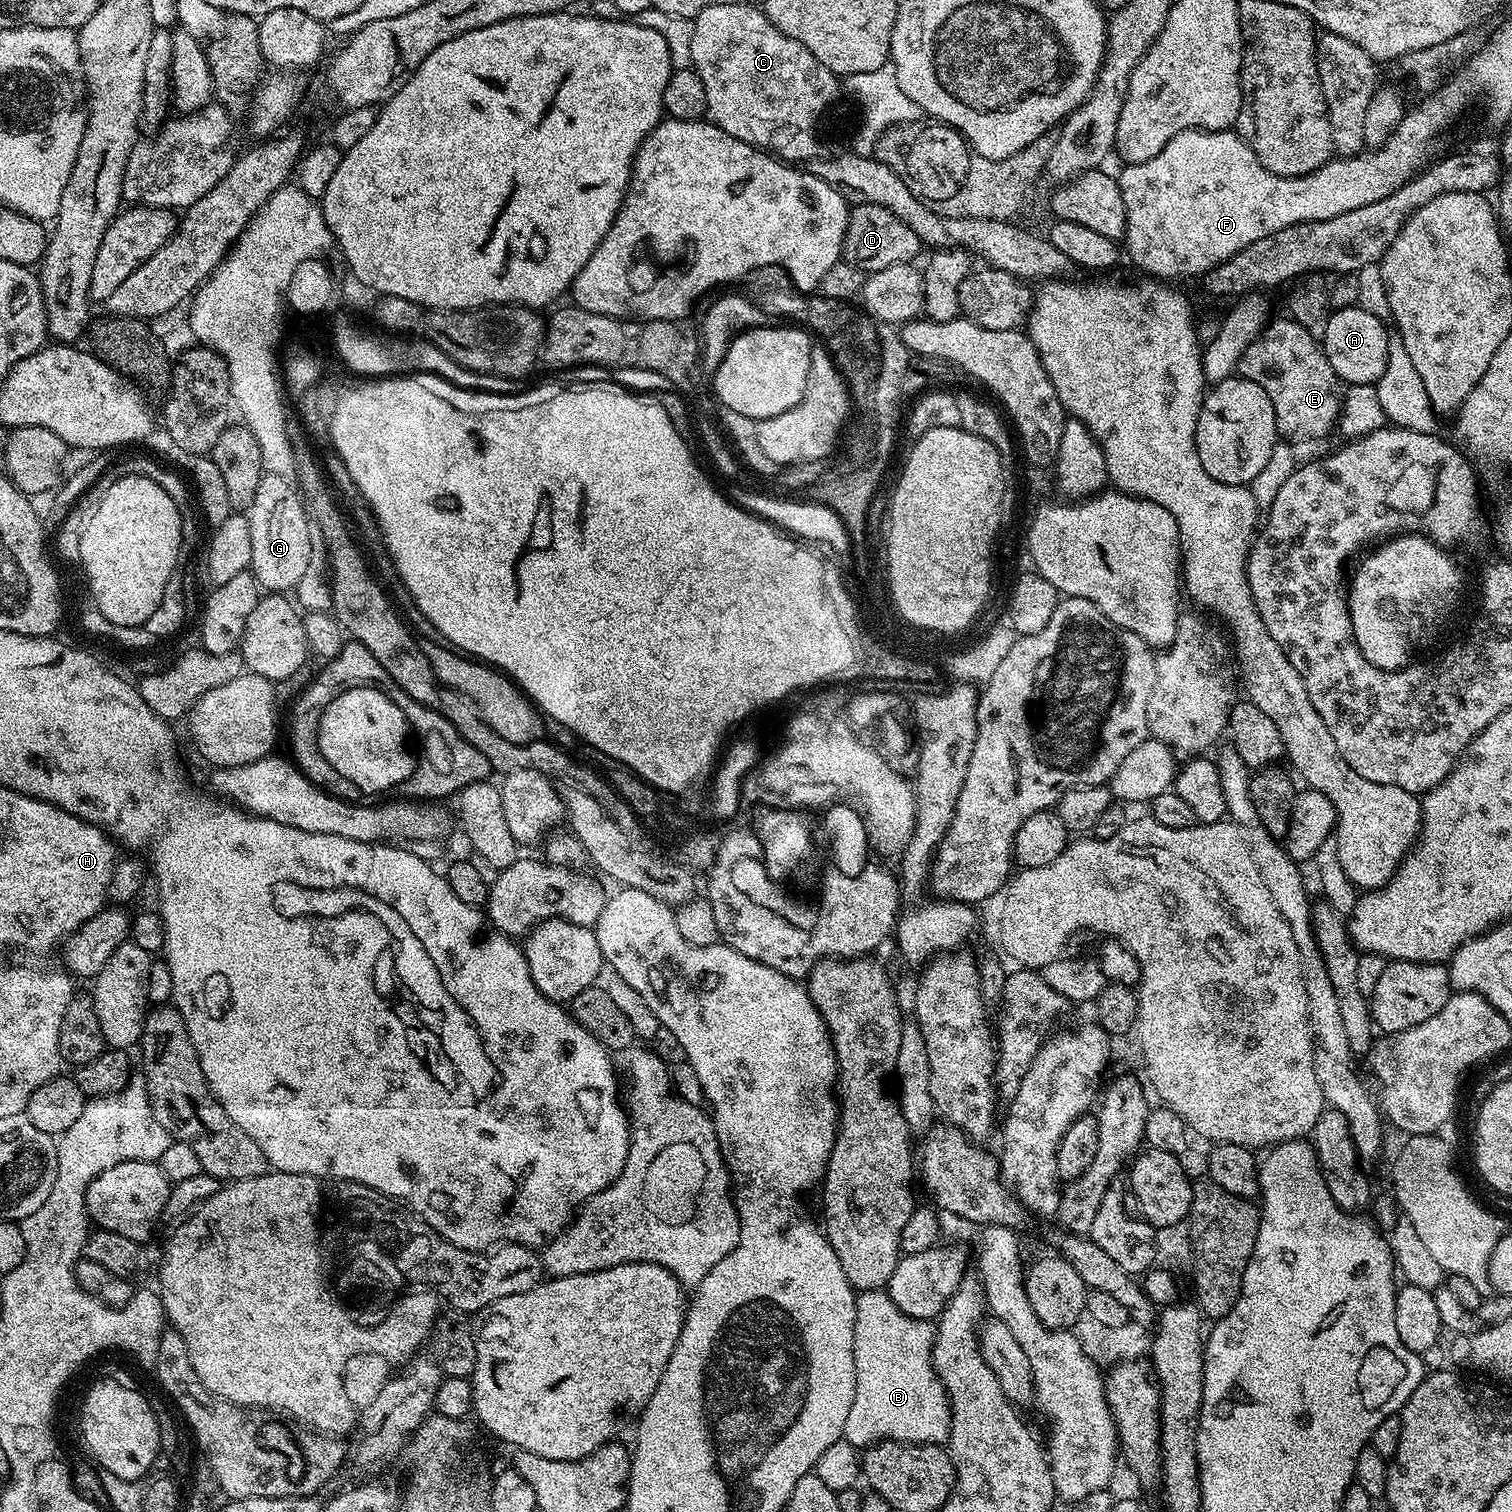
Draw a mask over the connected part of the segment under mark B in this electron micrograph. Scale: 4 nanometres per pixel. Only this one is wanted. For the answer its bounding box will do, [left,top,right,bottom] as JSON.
[843,1291,952,1450]

